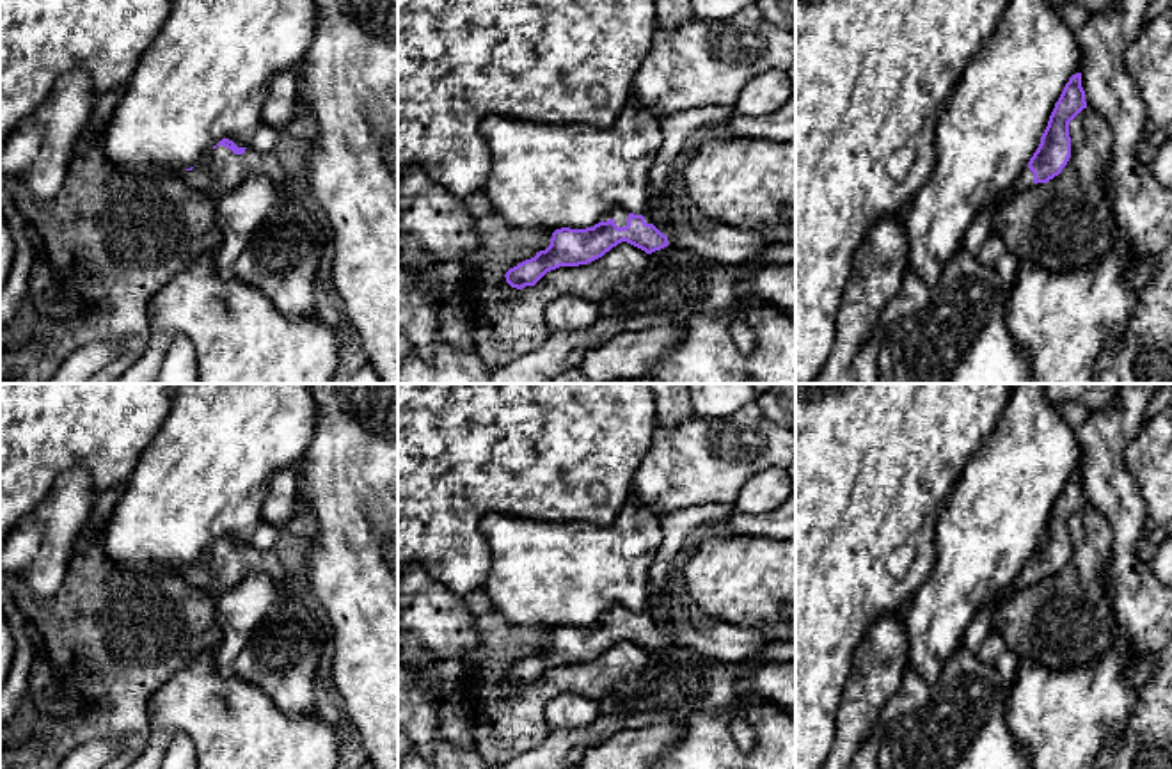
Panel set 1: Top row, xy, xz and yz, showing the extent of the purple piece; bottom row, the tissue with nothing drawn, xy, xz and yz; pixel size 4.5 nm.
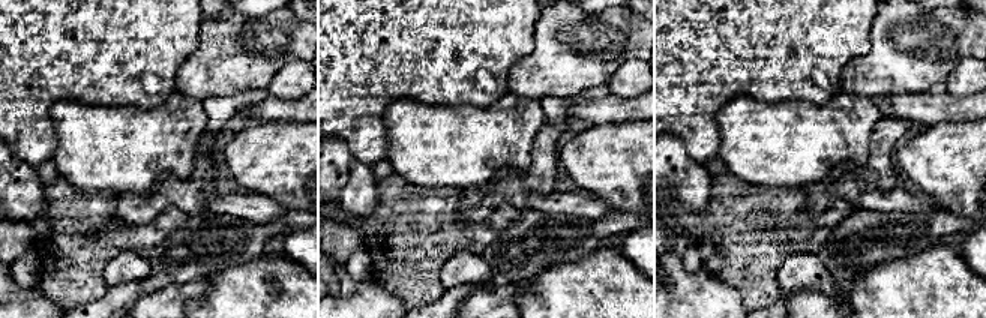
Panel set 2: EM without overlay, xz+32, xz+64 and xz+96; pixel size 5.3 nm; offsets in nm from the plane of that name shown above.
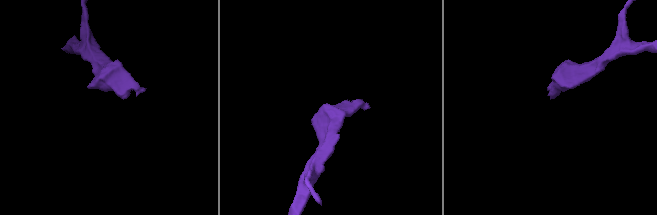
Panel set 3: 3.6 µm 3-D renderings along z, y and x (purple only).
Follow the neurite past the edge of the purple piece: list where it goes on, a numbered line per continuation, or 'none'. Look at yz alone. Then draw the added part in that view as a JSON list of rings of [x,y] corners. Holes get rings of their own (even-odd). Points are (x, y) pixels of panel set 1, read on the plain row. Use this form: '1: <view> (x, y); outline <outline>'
1: yz (981, 626); outline [[[1028,563],[1019,570],[1016,579],[1003,590],[998,591],[993,604],[980,609],[971,622],[966,627],[964,645],[971,654],[977,654],[986,641],[986,638],[993,630],[993,613],[998,609],[1000,604],[1003,604],[1009,597],[1012,597],[1018,590],[1032,586],[1033,581],[1033,570],[1028,567]]]

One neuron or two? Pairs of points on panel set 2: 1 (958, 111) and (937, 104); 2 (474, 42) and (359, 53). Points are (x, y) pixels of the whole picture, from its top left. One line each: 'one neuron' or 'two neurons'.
1: one neuron
2: one neuron

